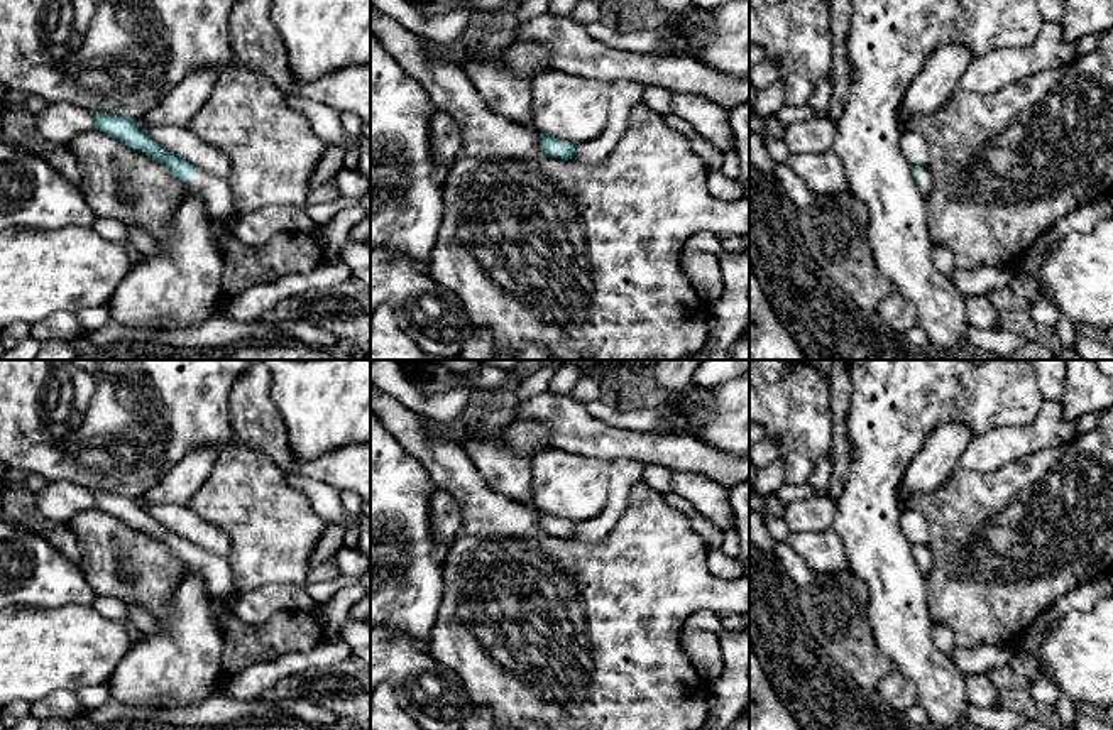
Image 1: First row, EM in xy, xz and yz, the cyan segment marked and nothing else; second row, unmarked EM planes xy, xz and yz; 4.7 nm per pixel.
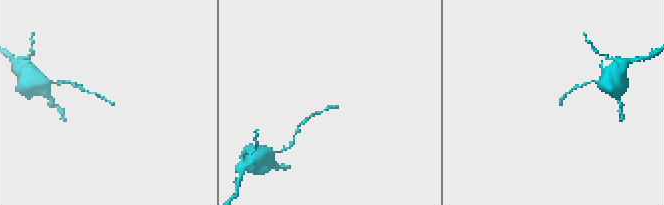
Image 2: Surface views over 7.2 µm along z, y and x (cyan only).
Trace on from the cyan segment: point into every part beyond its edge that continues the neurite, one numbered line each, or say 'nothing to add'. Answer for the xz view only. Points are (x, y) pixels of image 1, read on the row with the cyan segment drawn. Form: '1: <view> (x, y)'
nothing to add

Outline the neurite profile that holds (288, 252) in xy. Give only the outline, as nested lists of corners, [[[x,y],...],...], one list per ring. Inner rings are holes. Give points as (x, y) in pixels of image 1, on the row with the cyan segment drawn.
[[[281,232],[262,247],[249,247],[230,233],[223,255],[222,292],[233,296],[244,289],[277,281],[291,274],[311,272],[321,264],[321,242]]]

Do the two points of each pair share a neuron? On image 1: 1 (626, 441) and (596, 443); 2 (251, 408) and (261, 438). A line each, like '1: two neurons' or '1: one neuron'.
1: one neuron
2: one neuron

